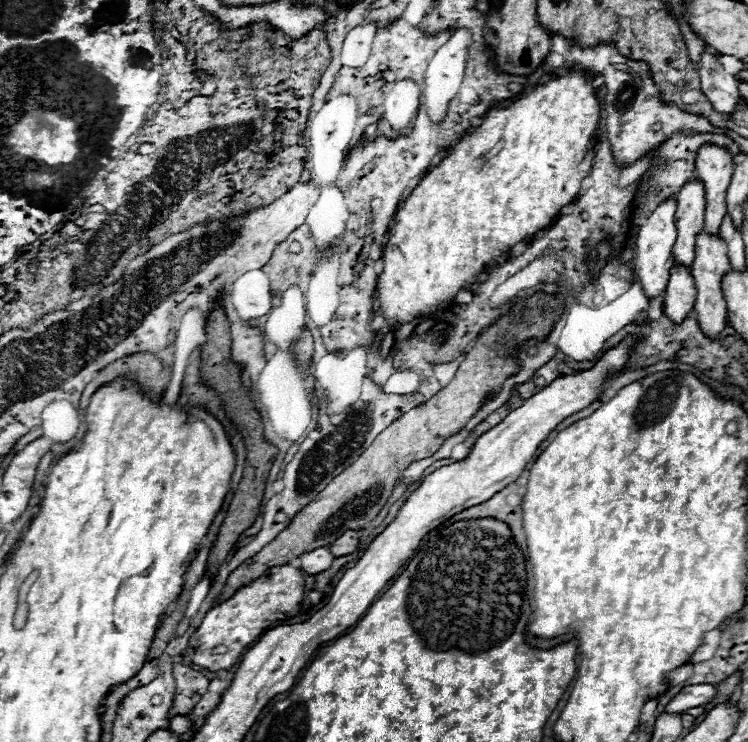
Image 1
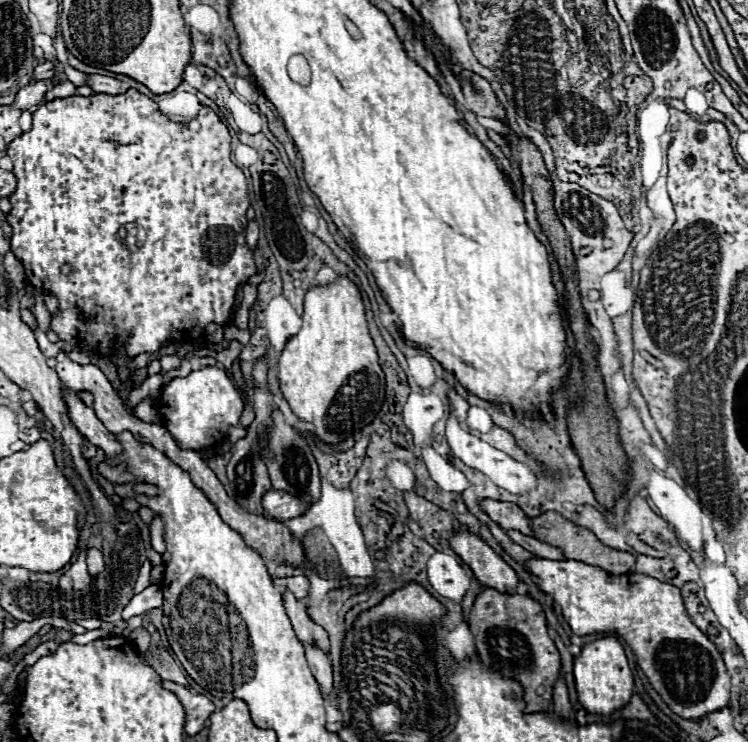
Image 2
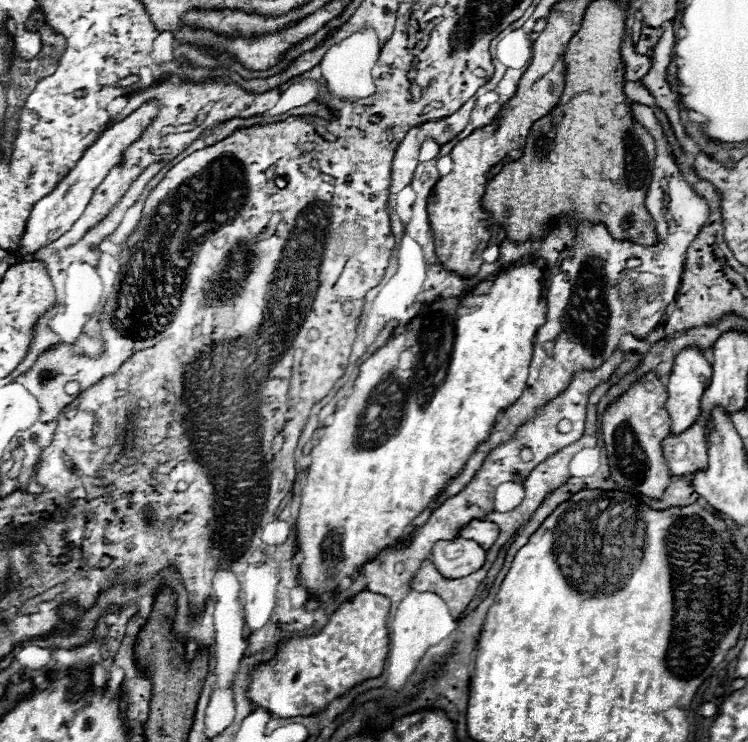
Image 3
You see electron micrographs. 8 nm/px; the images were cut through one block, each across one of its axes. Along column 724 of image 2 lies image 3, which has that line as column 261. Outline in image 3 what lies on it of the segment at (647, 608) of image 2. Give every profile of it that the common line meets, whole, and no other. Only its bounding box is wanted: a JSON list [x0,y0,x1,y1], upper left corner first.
[248,592,390,718]

